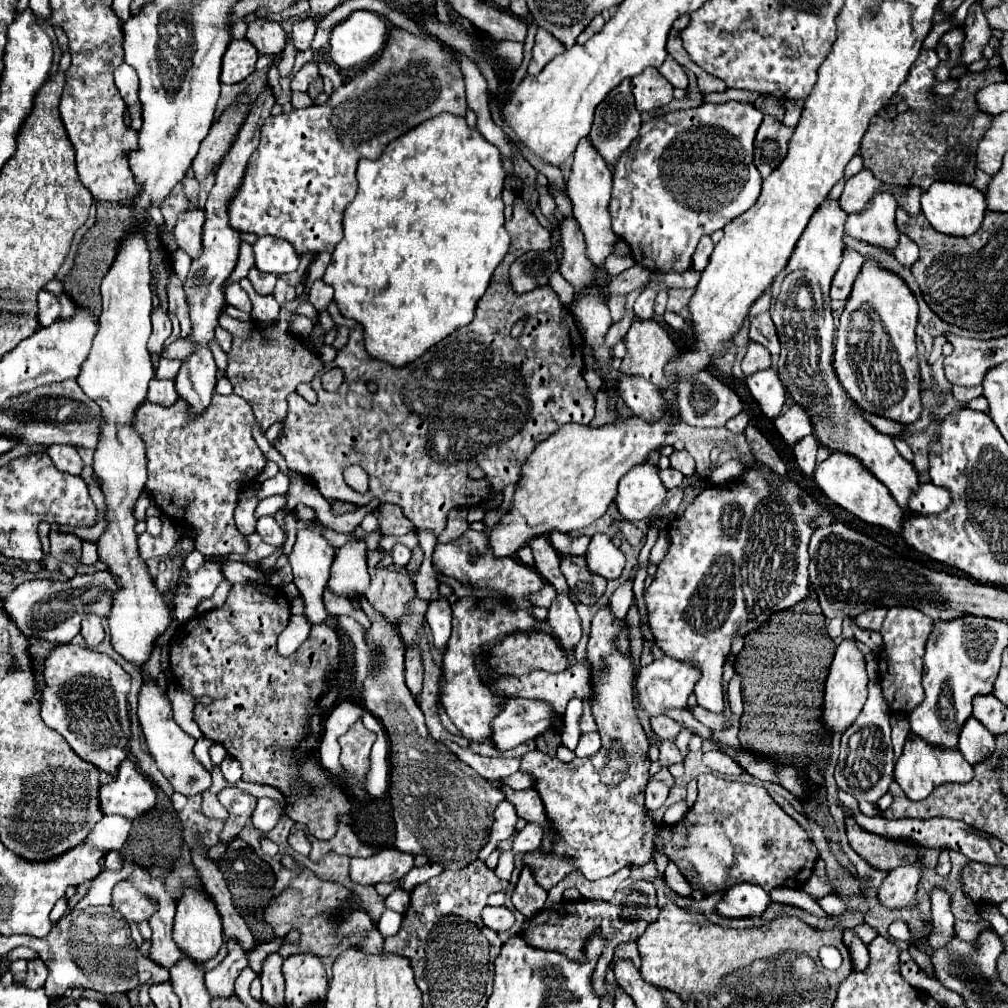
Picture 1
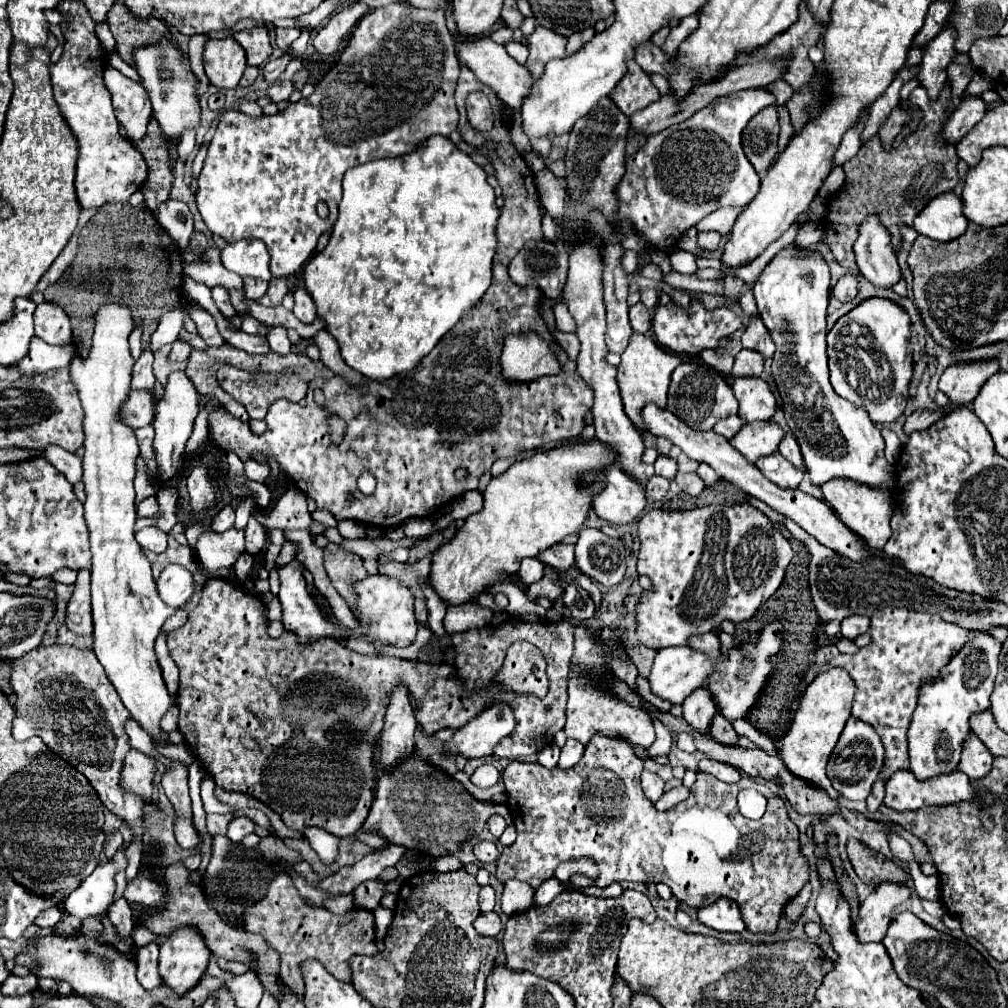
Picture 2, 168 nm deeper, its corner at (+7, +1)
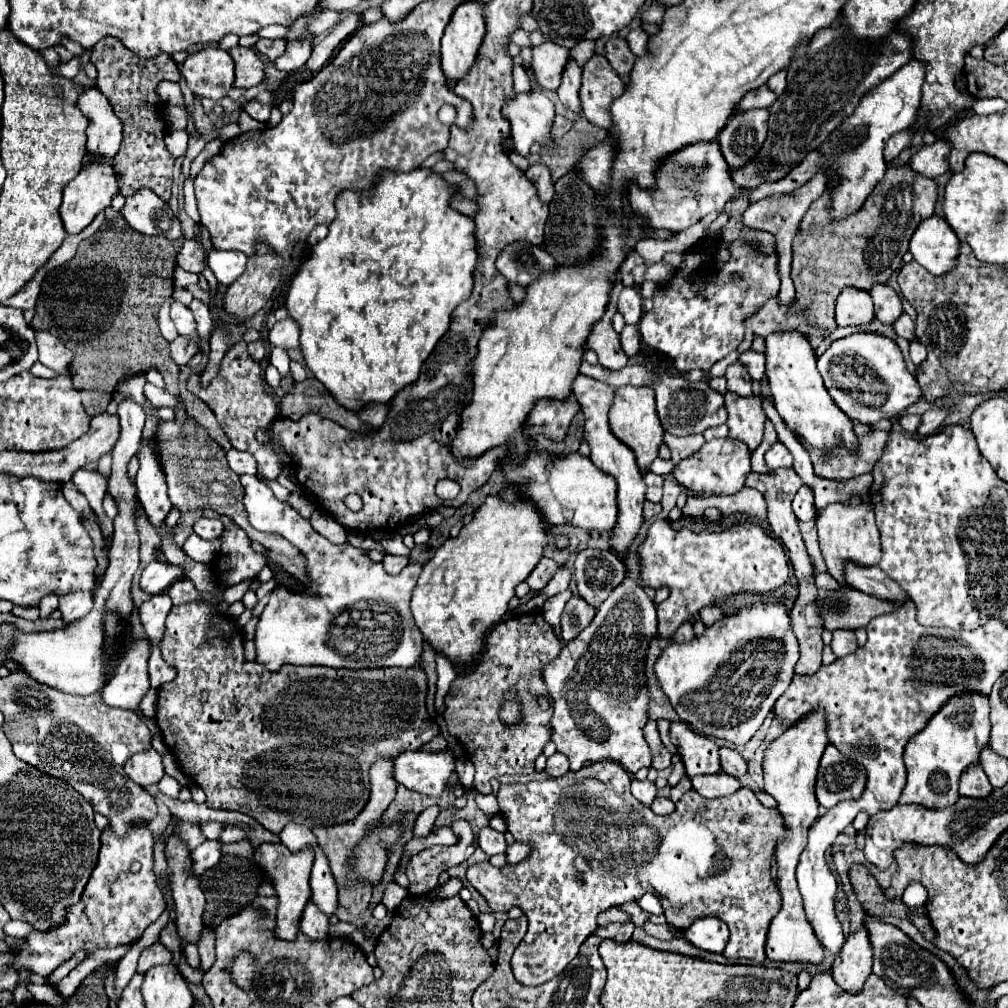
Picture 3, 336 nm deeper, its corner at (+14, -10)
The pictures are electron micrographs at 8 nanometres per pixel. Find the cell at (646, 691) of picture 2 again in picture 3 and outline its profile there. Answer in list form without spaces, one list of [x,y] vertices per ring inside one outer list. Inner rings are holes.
[[[658,720],[657,721],[657,727],[658,727],[658,731],[660,733],[660,737],[661,740],[664,744],[664,746],[666,746],[666,748],[672,753],[672,754],[677,754],[677,749],[676,747],[673,745],[673,743],[671,743],[671,738],[669,736],[669,731],[670,731],[670,723],[667,720]]]

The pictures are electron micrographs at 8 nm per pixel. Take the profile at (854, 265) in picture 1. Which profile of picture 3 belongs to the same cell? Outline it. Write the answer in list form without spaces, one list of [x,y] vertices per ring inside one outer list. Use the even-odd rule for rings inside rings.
[[[842,290],[836,302],[836,322],[838,326],[864,326],[876,316],[874,302],[870,294],[858,290]]]

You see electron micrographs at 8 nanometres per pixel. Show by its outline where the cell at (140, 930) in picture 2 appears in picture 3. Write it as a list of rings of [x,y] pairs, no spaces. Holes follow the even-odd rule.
[[[156,942],[156,944],[152,944],[152,946],[142,950],[136,972],[146,974],[150,968],[154,968],[158,964],[170,964],[170,962],[172,962],[172,954],[160,942]]]

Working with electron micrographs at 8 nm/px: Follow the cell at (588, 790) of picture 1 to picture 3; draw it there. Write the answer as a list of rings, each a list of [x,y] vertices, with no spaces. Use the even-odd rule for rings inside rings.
[[[598,762],[562,778],[500,786],[498,804],[500,814],[508,822],[508,830],[516,838],[528,838],[534,850],[516,866],[506,864],[496,868],[486,862],[472,864],[466,870],[466,878],[486,898],[492,912],[520,908],[526,914],[528,932],[512,956],[512,972],[520,984],[540,986],[558,976],[578,954],[580,944],[596,930],[596,916],[600,912],[630,900],[640,900],[646,892],[662,900],[668,924],[678,930],[686,930],[702,916],[724,920],[730,928],[728,950],[722,953],[724,958],[750,958],[758,964],[766,960],[764,938],[772,918],[780,910],[780,892],[770,878],[770,862],[784,824],[780,822],[778,810],[764,808],[750,788],[740,788],[732,796],[714,800],[690,790],[680,798],[672,814],[658,816],[632,796],[630,774],[620,764]]]

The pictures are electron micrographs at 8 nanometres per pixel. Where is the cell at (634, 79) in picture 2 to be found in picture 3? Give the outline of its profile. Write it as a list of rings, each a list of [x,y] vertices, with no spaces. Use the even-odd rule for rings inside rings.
[[[594,54],[582,70],[582,86],[580,86],[580,102],[582,114],[596,126],[608,128],[610,120],[610,104],[624,92],[624,82],[618,74],[604,62],[602,54]]]

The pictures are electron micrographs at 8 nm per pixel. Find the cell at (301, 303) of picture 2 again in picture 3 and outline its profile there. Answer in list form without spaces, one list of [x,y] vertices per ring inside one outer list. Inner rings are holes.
[[[286,318],[286,320],[280,320],[274,324],[274,328],[268,332],[268,342],[270,342],[270,346],[290,350],[290,348],[298,346],[298,334],[300,334],[300,330],[294,326],[292,318]]]

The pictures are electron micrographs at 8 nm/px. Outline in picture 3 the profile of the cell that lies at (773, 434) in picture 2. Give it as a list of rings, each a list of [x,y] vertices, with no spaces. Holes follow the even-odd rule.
[[[722,438],[706,442],[698,452],[690,454],[680,464],[676,464],[676,468],[672,470],[672,478],[686,490],[690,490],[692,496],[730,496],[744,488],[744,480],[750,474],[750,470],[752,468],[748,448],[732,438]]]

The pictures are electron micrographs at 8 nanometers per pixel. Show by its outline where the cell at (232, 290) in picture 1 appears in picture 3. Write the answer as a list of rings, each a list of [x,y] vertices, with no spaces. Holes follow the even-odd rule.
[[[192,300],[192,304],[188,306],[192,310],[192,316],[196,320],[196,334],[200,338],[204,338],[210,330],[212,330],[212,318],[210,318],[210,310],[206,304],[202,304],[200,300]]]

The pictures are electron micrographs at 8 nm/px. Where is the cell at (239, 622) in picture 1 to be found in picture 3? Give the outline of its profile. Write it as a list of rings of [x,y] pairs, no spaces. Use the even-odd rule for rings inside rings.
[[[196,602],[180,604],[170,610],[160,648],[162,648],[162,658],[170,666],[176,668],[176,678],[168,684],[162,684],[158,690],[156,724],[162,732],[164,744],[176,756],[182,772],[206,792],[208,808],[236,810],[236,812],[248,814],[274,834],[278,834],[288,822],[296,822],[296,824],[304,824],[312,828],[312,826],[334,826],[334,824],[352,820],[368,802],[368,796],[370,796],[368,770],[378,758],[394,758],[396,754],[406,752],[406,750],[420,750],[424,744],[428,744],[428,740],[440,734],[440,728],[430,720],[426,712],[426,674],[422,668],[336,670],[336,668],[324,668],[324,666],[284,666],[284,670],[276,674],[268,674],[268,670],[260,670],[256,662],[244,662],[244,638],[242,638],[242,632],[234,626],[234,620],[220,616],[216,606],[196,604]],[[266,678],[268,678],[268,684],[258,688],[258,682]]]

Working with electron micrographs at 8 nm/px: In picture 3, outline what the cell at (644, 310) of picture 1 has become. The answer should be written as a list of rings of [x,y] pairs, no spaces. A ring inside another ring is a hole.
[[[624,326],[620,332],[620,346],[626,356],[634,356],[640,350],[640,332],[636,326]]]

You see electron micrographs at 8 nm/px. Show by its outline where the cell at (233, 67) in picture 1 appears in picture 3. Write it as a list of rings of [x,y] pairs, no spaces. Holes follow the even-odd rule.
[[[202,48],[190,54],[180,72],[196,96],[212,100],[224,98],[234,82],[232,58],[220,48]]]

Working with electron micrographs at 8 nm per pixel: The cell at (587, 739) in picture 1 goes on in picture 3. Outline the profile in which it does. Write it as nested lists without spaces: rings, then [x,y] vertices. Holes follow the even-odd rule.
[[[552,754],[548,760],[546,760],[546,772],[550,778],[560,778],[564,776],[564,772],[568,772],[568,758],[564,758],[564,754]]]

